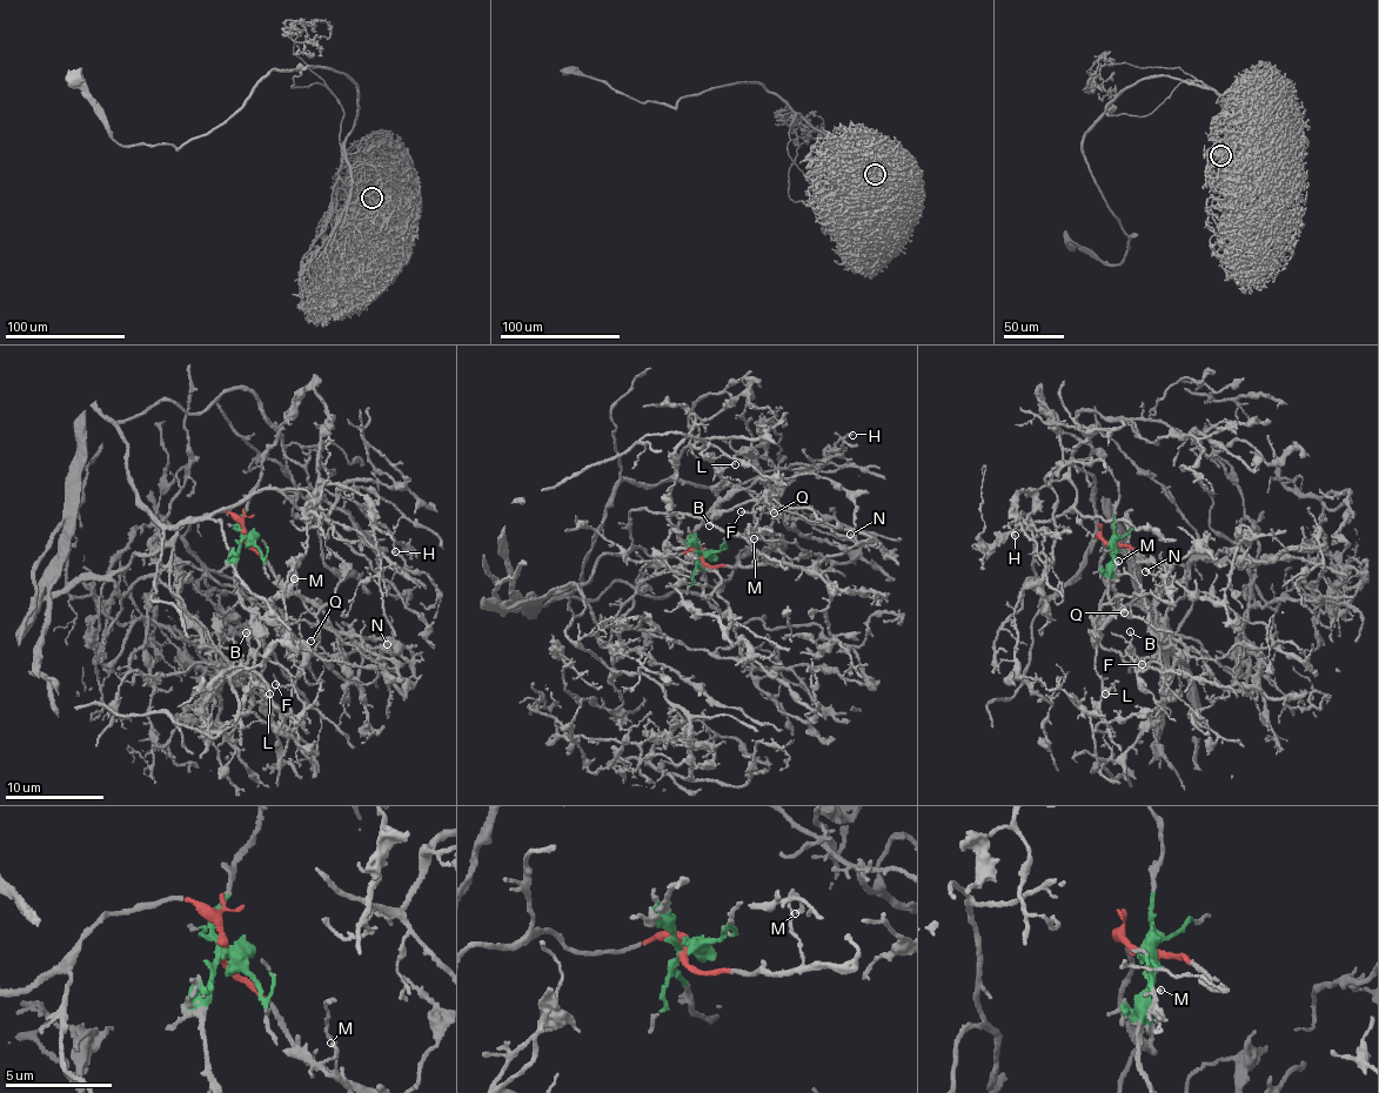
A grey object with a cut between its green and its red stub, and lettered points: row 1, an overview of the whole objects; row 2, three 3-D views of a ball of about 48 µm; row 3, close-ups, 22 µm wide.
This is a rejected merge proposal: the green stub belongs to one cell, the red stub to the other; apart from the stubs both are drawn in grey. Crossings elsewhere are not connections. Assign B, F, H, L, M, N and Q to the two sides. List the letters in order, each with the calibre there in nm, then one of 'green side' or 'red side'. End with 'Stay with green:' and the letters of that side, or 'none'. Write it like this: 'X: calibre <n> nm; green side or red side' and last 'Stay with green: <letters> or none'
B: calibre 150 nm; red side
F: calibre 170 nm; red side
H: calibre 90 nm; green side
L: calibre 130 nm; green side
M: calibre 150 nm; green side
N: calibre 140 nm; red side
Q: calibre 140 nm; green side
Stay with green: H, L, M, Q

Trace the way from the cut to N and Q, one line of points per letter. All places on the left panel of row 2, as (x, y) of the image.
N: (246, 536), (282, 584), (319, 607), (335, 630), (350, 632), (380, 656), (393, 654), (386, 643)
Q: (246, 536), (234, 564), (239, 602), (282, 624), (303, 622), (315, 627), (318, 634), (310, 639)

